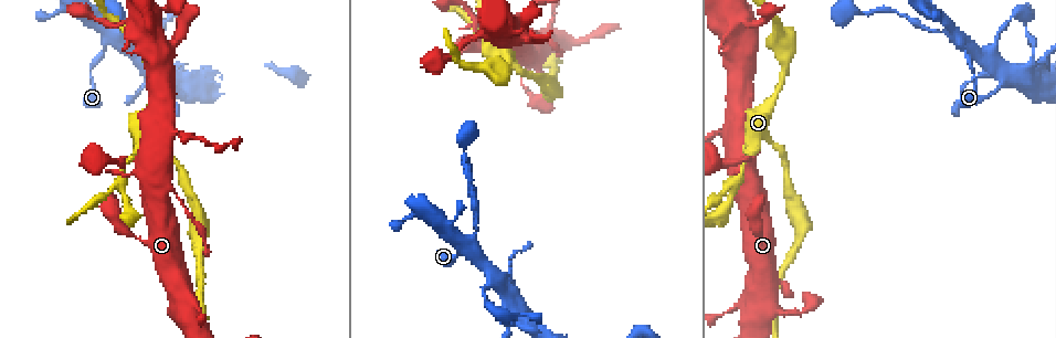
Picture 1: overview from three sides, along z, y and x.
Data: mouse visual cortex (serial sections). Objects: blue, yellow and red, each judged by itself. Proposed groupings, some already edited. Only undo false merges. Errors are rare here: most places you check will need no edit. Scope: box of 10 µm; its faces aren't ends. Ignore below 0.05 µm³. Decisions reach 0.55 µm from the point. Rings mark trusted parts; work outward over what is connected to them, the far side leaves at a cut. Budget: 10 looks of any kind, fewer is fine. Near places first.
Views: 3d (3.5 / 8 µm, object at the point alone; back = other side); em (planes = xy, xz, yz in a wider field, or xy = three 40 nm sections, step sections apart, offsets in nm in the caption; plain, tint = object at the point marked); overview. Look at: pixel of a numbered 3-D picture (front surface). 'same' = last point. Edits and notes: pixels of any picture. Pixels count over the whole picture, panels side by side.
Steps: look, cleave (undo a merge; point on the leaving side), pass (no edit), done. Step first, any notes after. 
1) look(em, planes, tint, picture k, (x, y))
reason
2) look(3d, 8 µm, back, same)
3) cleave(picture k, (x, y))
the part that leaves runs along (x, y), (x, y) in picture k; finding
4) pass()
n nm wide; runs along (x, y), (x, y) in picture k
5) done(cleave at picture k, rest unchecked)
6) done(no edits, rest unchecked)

look(3d, 3.5 µm, picture 1, (739, 21))
sharp bend

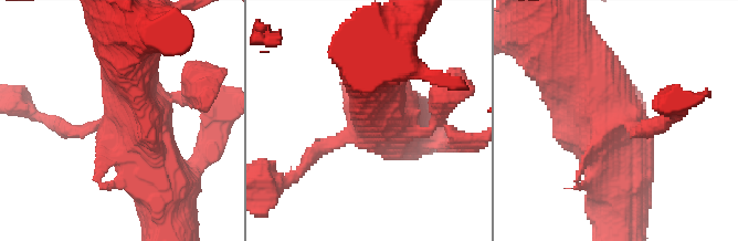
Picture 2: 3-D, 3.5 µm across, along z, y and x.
look(em, xy, step 5, tint, picture 2, (127, 120))

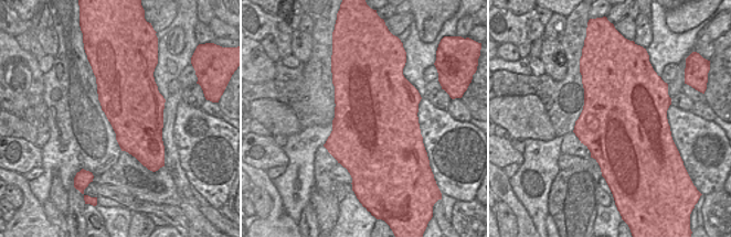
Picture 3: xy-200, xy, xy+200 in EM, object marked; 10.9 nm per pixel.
pass()
950 nm wide; runs along (158, 179), (132, 118), (63, 128) in picture 2; all the same cell

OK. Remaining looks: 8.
look(3d, 3.5 µm, picture 1, (733, 183))
arms part here

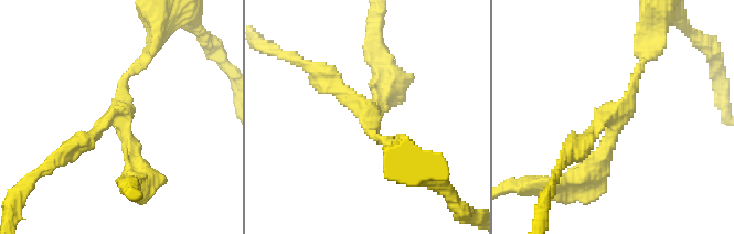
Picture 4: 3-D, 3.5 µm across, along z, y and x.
look(em, planes, tint, picture 4, (367, 117))
3 arms; arms of 150, 200, 250 nm; shape alone is not enough

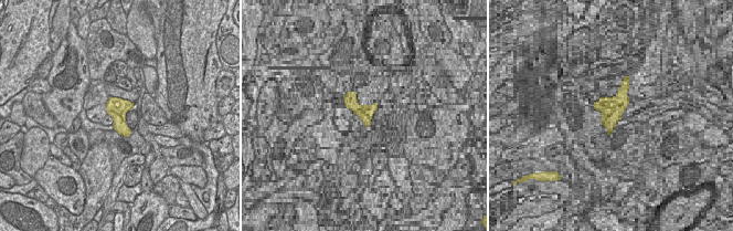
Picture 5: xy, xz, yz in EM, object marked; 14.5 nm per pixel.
pass()
runs along (648, 54), (588, 176) in picture 4; all the same cell

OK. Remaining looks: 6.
look(3d, 8 µm, picture 1, (770, 306))
narrows sharply

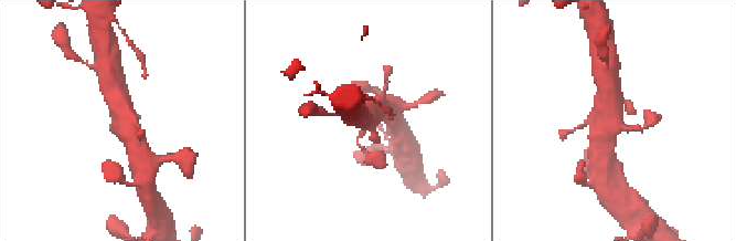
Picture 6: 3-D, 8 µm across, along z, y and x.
look(3d, 3.5 µm, same)

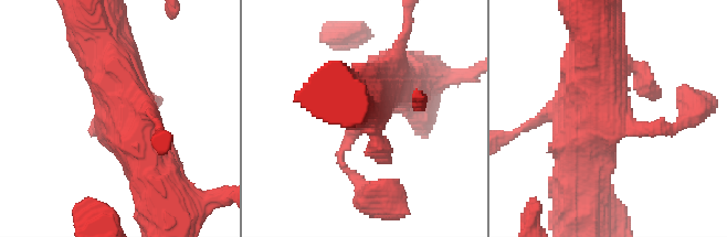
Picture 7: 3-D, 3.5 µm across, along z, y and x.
look(em, xy, step 5, tint, picture 7, (608, 118))
now the EM

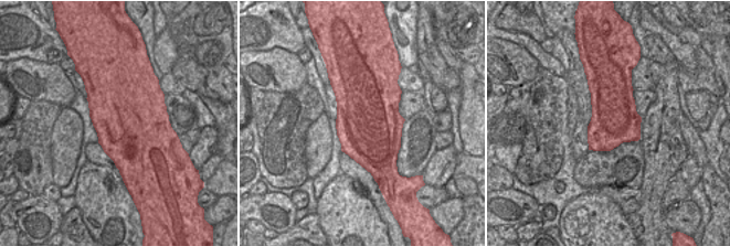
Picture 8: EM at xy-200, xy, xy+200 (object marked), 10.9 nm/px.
pass()
runs along (98, 22), (146, 158) in picture 7; all the same cell

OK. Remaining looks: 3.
look(3d, 8 µm, picture 1, (462, 251))
four or more arms meet

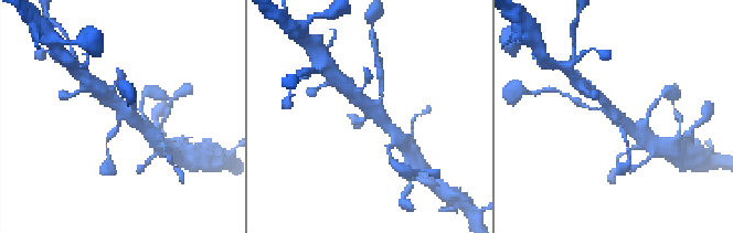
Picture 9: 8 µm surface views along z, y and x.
look(3d, 3.5 µm, same)
zoom in

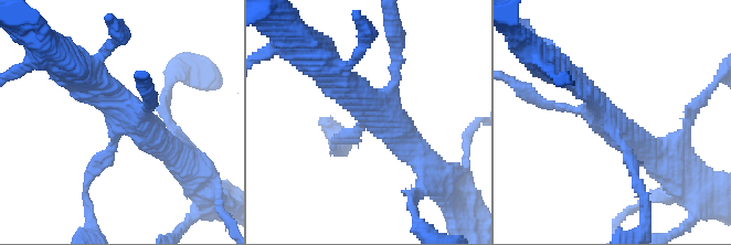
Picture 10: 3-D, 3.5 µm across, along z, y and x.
look(em, xy, step 1, tint, picture 10, (124, 127))

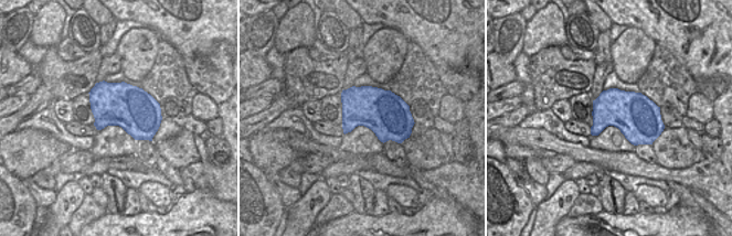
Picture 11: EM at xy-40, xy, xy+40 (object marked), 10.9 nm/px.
pass()
arms of 150, 150, 300, 350 nm; runs along (88, 182), (126, 125), (177, 151) in picture 10; all the same cell

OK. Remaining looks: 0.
done(no edits, rest unchecked)

